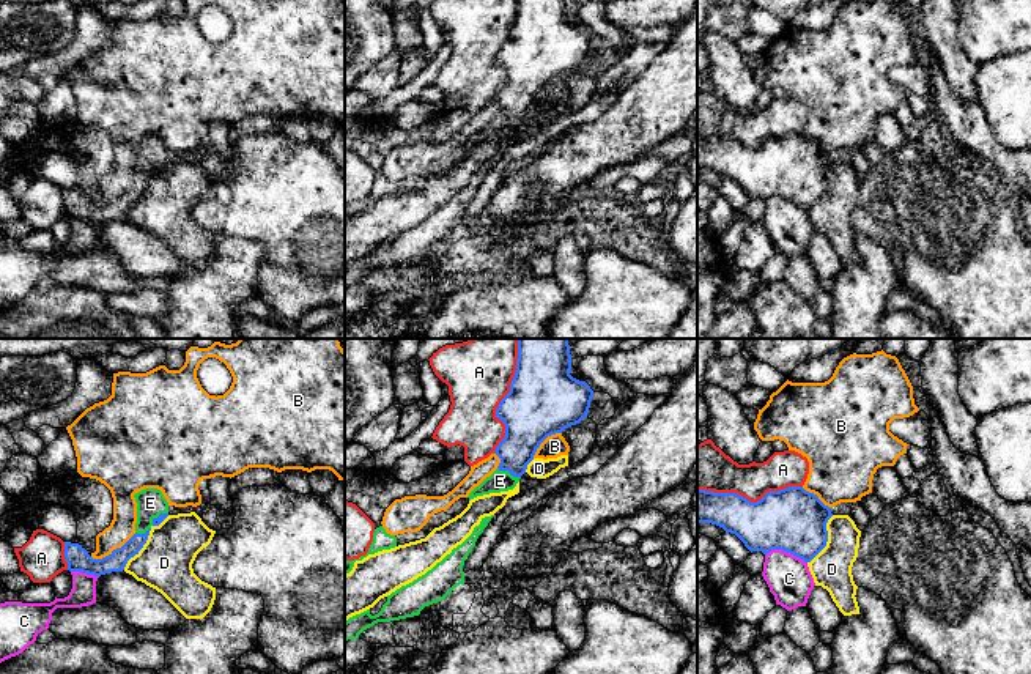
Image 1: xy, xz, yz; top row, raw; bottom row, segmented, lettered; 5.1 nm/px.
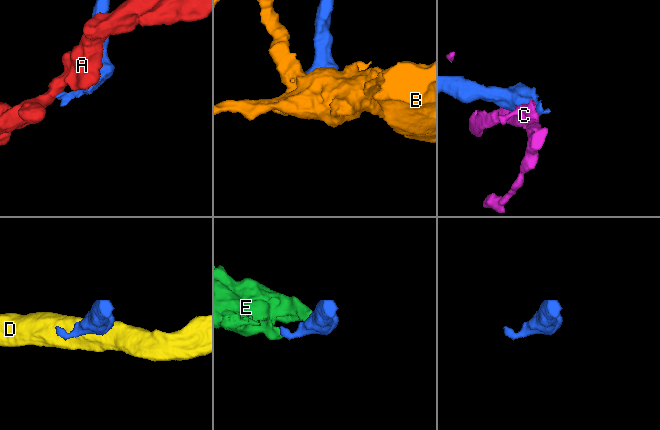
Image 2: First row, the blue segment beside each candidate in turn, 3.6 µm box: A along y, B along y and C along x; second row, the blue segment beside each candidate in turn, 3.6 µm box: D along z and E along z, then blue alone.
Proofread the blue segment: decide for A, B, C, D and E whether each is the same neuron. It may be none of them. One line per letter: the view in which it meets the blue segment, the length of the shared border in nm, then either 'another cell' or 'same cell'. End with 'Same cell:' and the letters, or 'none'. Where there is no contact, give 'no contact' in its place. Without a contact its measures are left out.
A: contact in yz; length 550 nm; another cell
B: contact in xy; length 260 nm; another cell
C: contact in yz; length 220 nm; another cell
D: contact in xy; length 360 nm; another cell
E: contact in xz; length 130 nm; same cell
Same cell: E

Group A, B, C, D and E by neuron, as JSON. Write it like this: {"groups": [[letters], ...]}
{"groups": [["A"], ["B"], ["C"], ["D"], ["E"]]}

